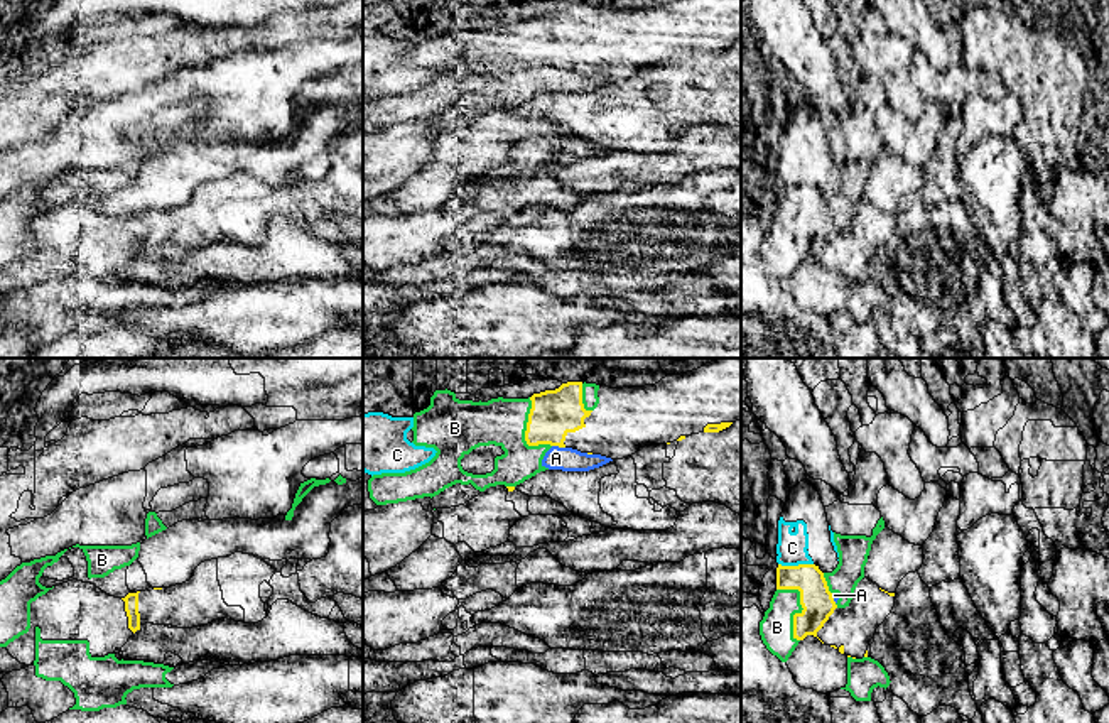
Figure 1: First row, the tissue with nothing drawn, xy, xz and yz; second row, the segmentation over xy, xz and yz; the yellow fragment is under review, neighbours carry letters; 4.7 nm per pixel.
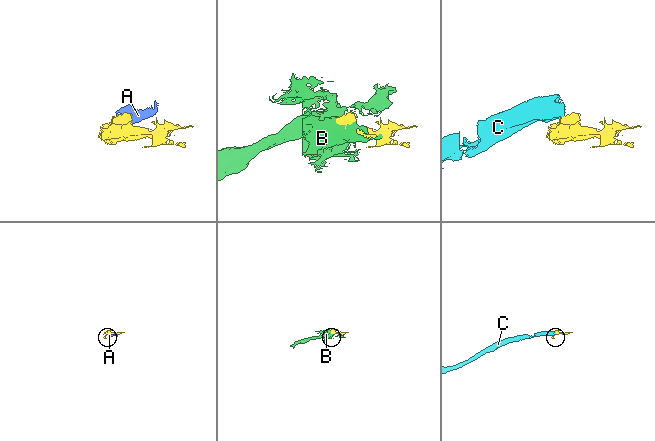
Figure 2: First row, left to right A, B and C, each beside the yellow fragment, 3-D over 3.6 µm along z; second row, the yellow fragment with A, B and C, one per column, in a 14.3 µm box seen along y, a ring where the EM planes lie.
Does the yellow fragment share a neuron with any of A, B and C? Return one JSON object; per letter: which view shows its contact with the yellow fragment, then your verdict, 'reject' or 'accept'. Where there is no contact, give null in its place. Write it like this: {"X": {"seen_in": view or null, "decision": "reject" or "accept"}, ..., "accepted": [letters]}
{"A": {"seen_in": "xz", "decision": "reject"}, "B": {"seen_in": "yz", "decision": "reject"}, "C": {"seen_in": "yz", "decision": "reject"}, "accepted": []}

